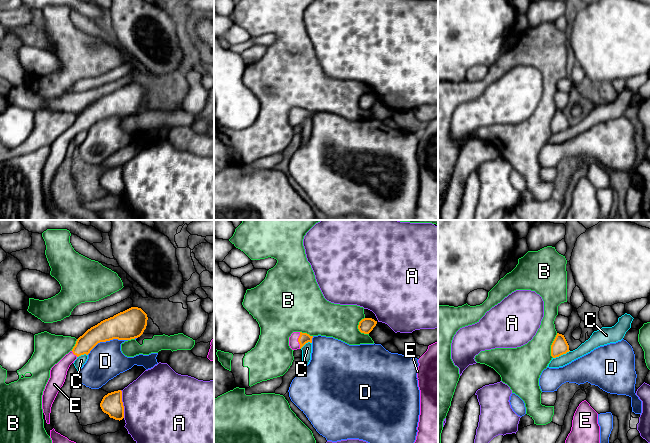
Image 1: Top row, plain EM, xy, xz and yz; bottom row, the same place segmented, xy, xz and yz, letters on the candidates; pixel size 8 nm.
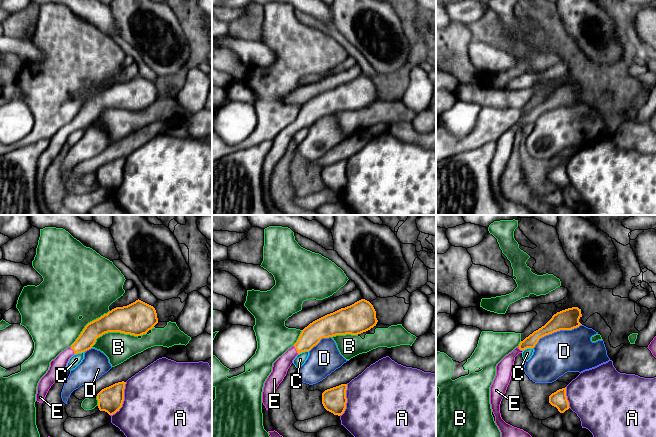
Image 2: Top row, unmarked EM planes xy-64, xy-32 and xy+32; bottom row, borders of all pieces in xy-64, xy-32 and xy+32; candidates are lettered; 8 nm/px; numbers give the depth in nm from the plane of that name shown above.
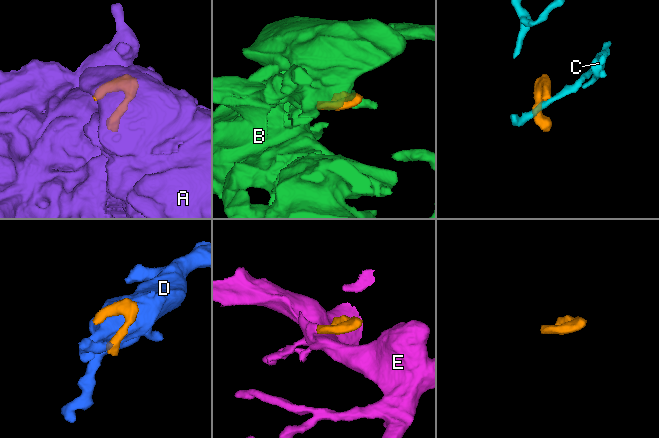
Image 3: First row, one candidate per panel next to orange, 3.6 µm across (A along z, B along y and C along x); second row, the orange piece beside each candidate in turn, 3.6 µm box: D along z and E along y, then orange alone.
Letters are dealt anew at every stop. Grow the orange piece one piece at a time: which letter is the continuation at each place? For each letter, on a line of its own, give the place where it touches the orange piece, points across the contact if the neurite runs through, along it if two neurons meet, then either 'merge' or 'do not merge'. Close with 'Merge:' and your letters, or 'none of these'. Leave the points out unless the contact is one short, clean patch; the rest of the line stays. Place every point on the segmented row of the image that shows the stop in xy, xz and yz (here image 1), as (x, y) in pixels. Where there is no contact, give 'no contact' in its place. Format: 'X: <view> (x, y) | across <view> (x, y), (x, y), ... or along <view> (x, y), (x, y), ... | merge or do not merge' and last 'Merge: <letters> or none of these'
A: xy (122, 404) | do not merge
B: yz (551, 345) | do not merge
C: yz (561, 354) | along yz (569, 350), (553, 358) | do not merge
D: xy (107, 340) | do not merge
E: xz (298, 340) | across xz (304, 338), (298, 340), (293, 339) | merge
Merge: E

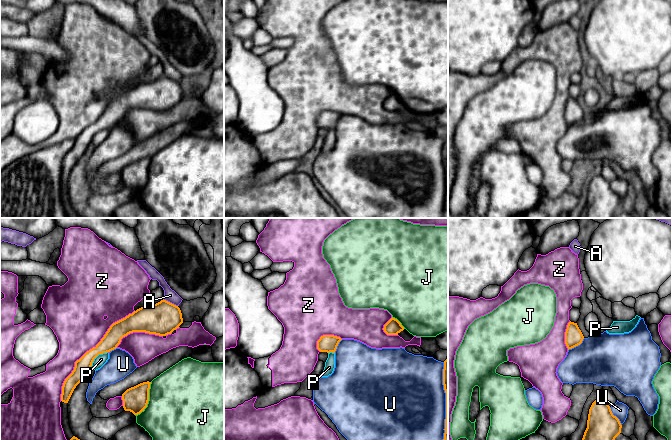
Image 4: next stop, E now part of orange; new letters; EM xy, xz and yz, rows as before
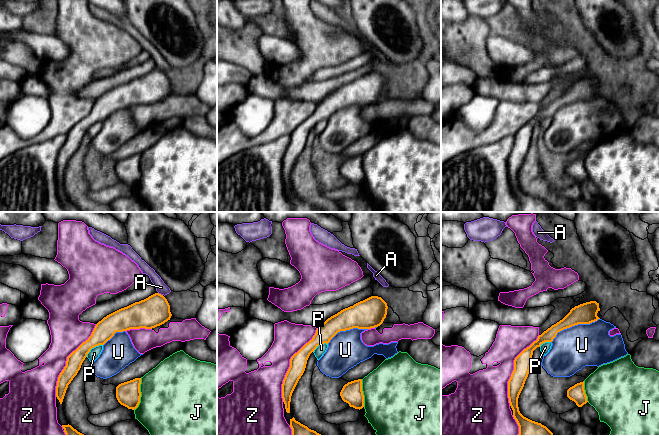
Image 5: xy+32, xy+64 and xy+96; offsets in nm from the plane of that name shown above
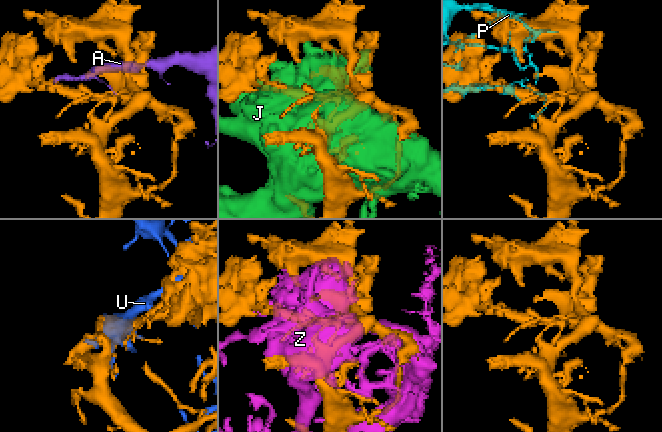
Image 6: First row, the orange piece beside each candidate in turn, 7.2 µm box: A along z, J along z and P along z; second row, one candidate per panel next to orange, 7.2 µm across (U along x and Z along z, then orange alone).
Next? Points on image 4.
A: xy (169, 302) | along xy (163, 299), (177, 306) | do not merge
J: xy (148, 400) | do not merge
P: xy (96, 356) | do not merge
U: xz (446, 401) | do not merge
Z: xy (87, 351) | do not merge
Merge: none of these

